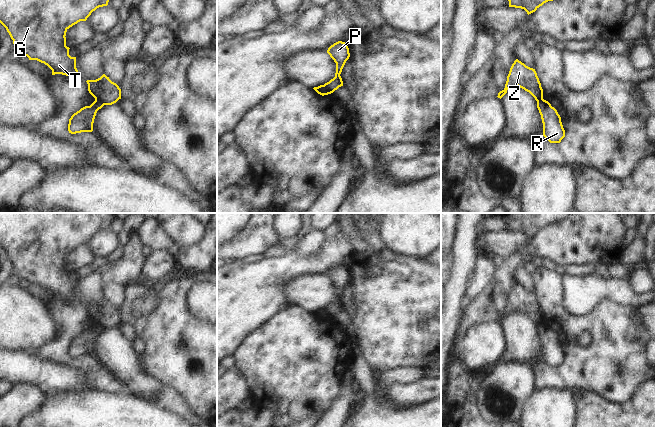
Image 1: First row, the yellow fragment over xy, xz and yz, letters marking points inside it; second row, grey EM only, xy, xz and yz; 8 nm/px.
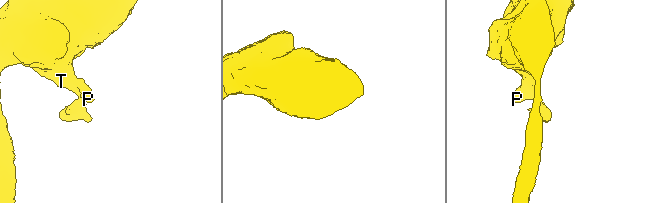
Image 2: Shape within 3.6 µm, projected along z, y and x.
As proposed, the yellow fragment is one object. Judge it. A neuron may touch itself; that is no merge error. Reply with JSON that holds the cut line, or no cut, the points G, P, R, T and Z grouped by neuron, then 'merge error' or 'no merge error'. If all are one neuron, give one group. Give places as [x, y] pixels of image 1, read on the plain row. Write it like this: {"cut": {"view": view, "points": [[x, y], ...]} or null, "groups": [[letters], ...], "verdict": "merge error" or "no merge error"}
{"cut": {"view": "xy", "points": [[95, 322], [104, 328]]}, "groups": [["G", "P", "T", "Z"], ["R"]], "verdict": "merge error"}

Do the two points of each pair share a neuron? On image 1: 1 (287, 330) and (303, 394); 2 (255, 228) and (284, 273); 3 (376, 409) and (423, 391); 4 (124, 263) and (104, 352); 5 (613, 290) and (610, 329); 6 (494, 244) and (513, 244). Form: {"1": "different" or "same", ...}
{"1": "same", "2": "different", "3": "different", "4": "different", "5": "different", "6": "same"}

